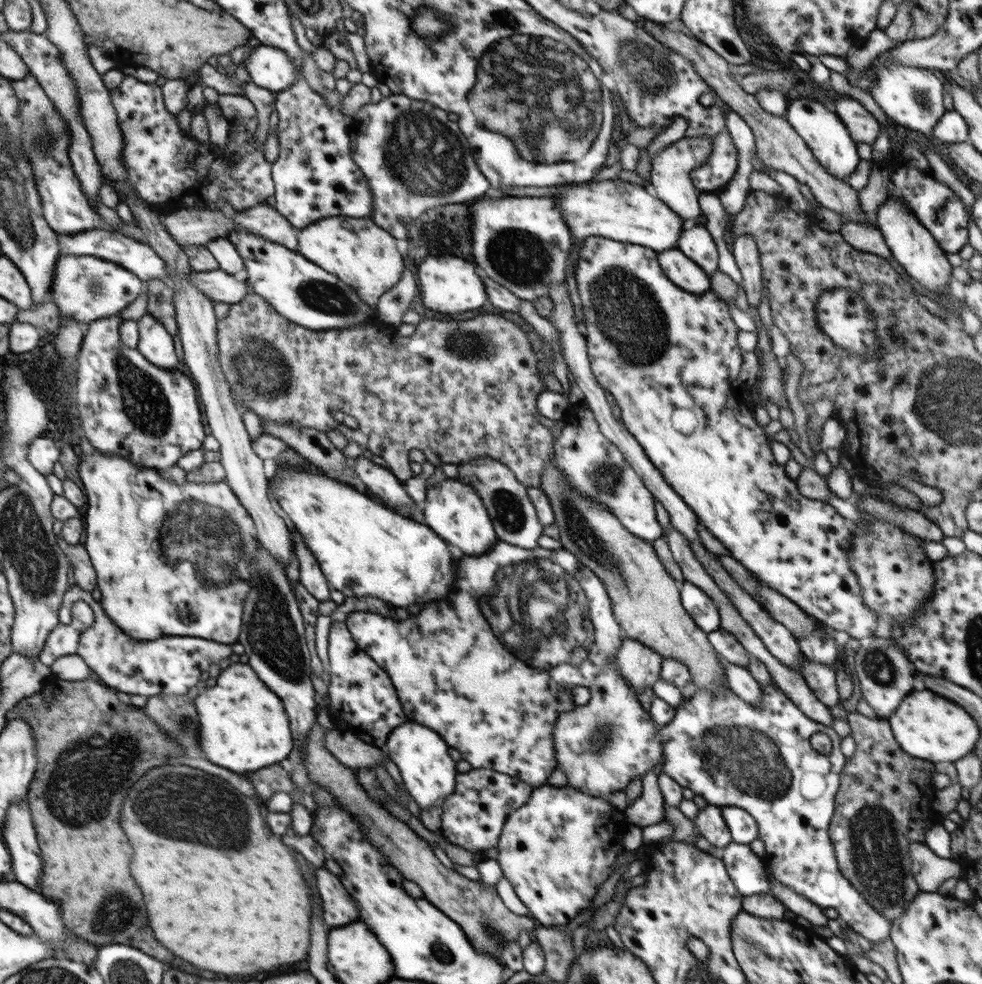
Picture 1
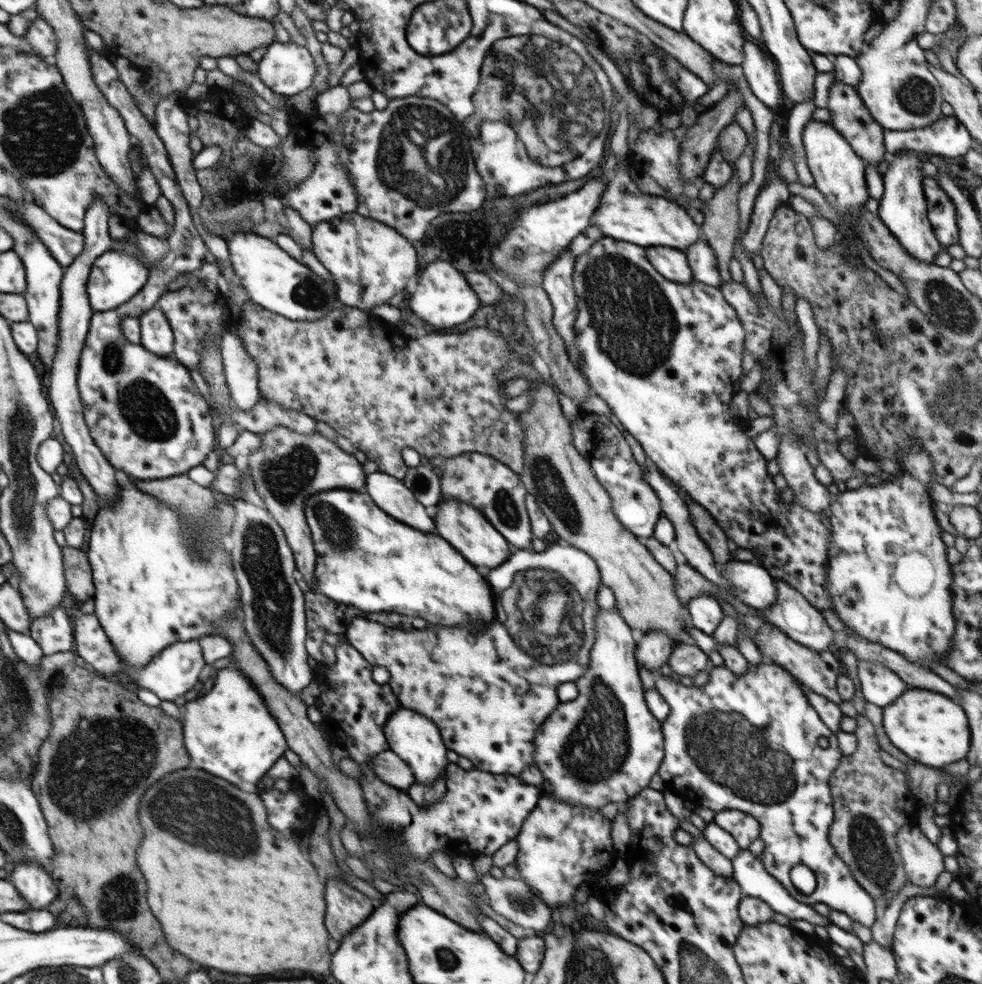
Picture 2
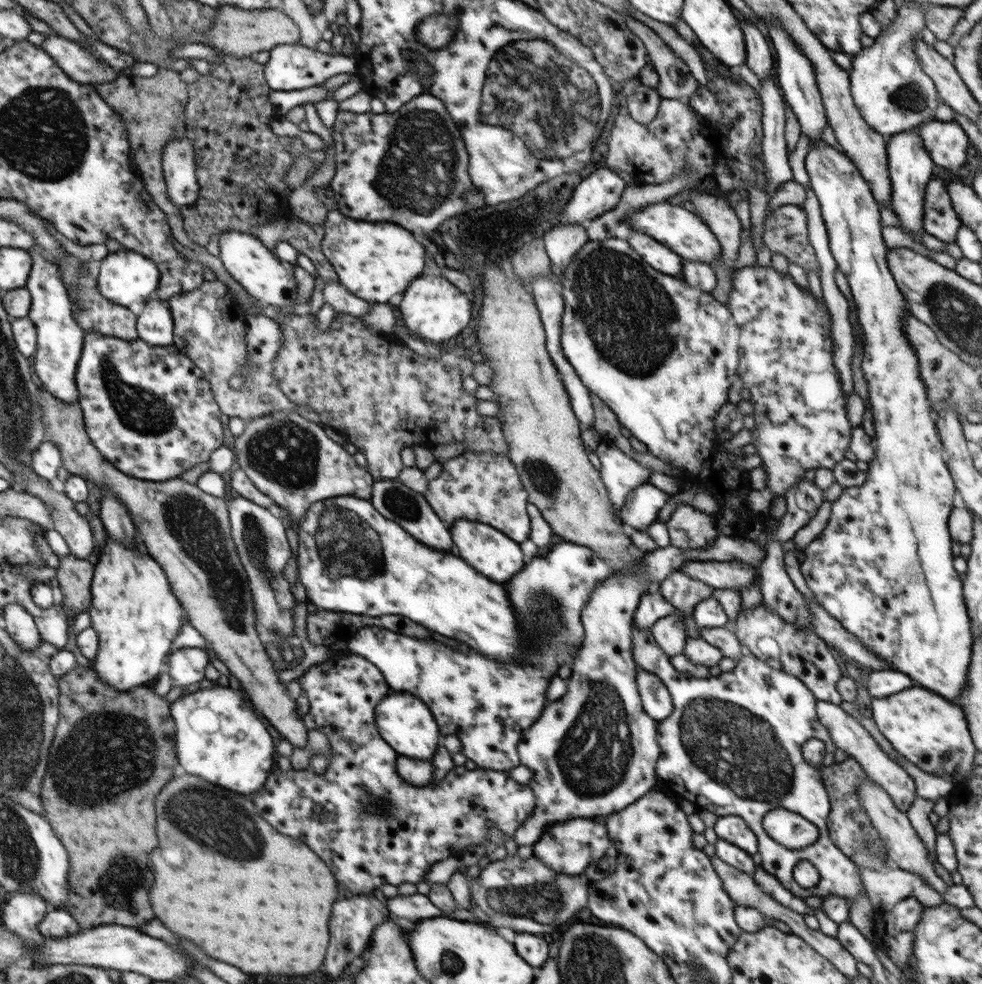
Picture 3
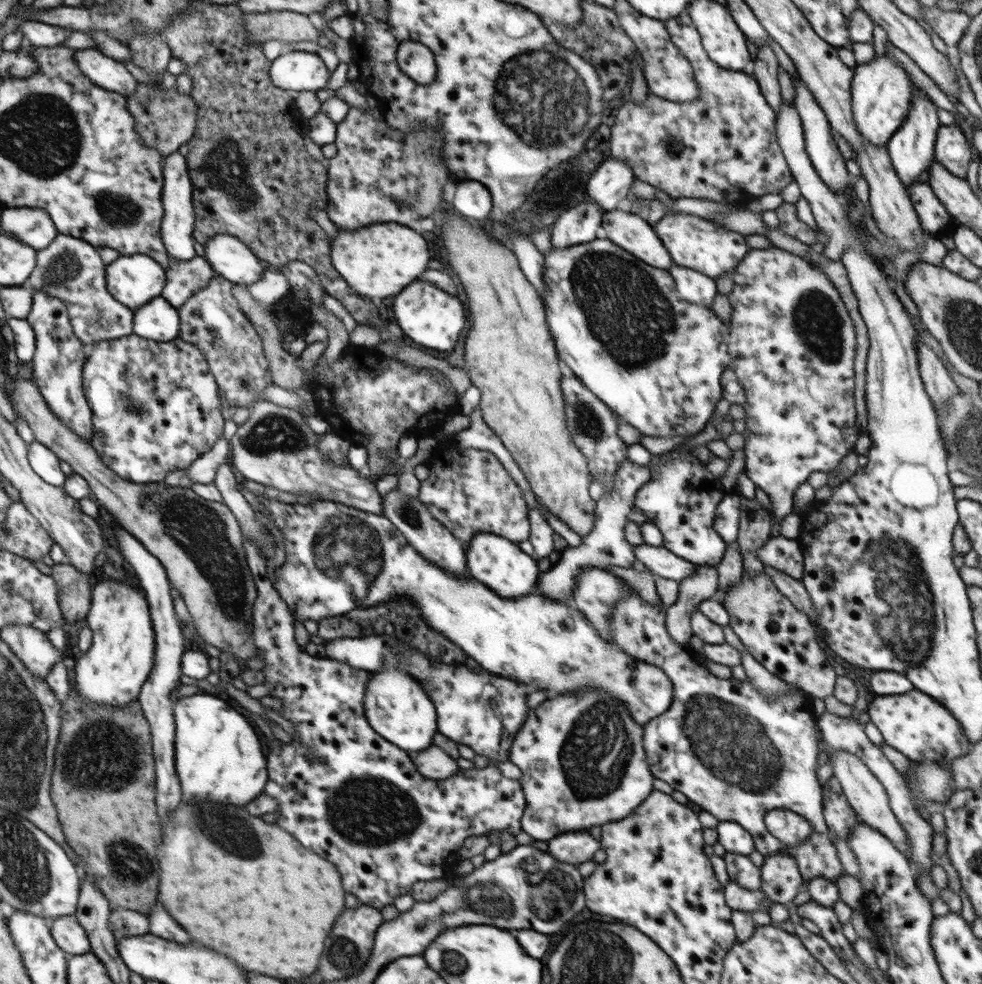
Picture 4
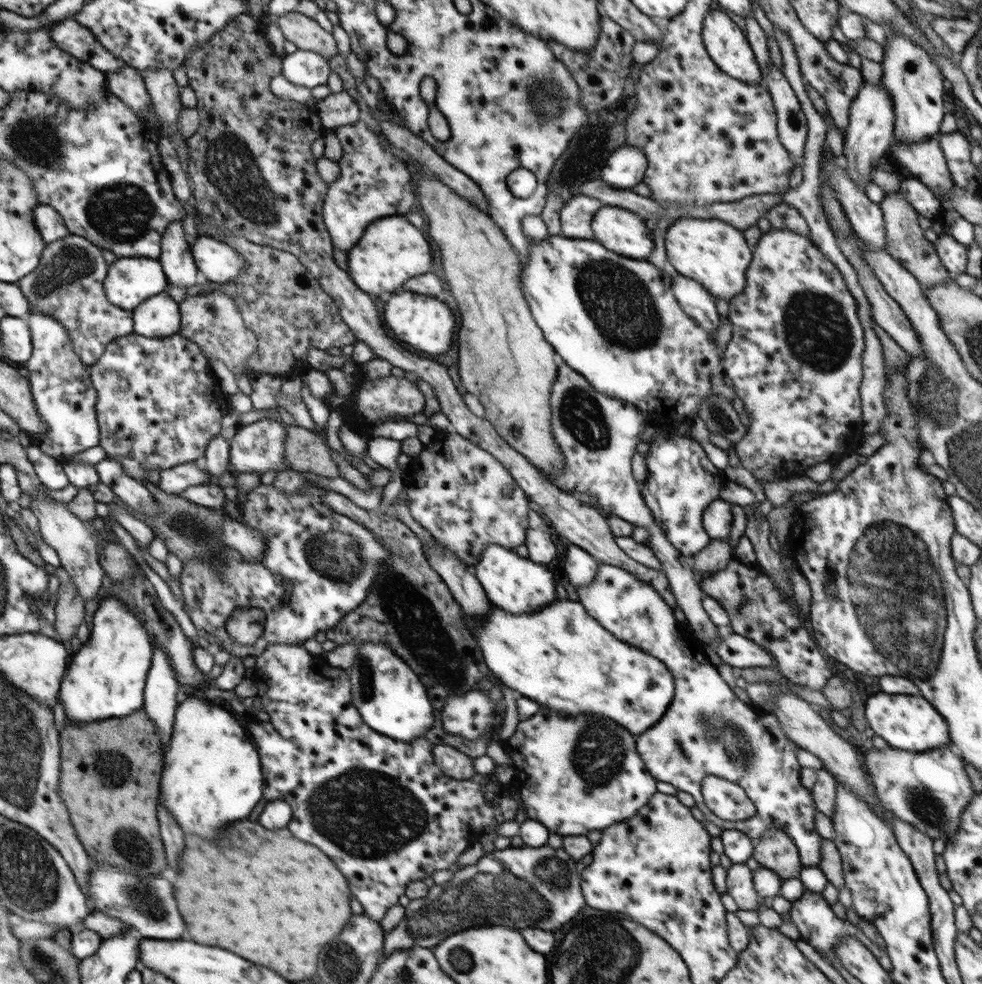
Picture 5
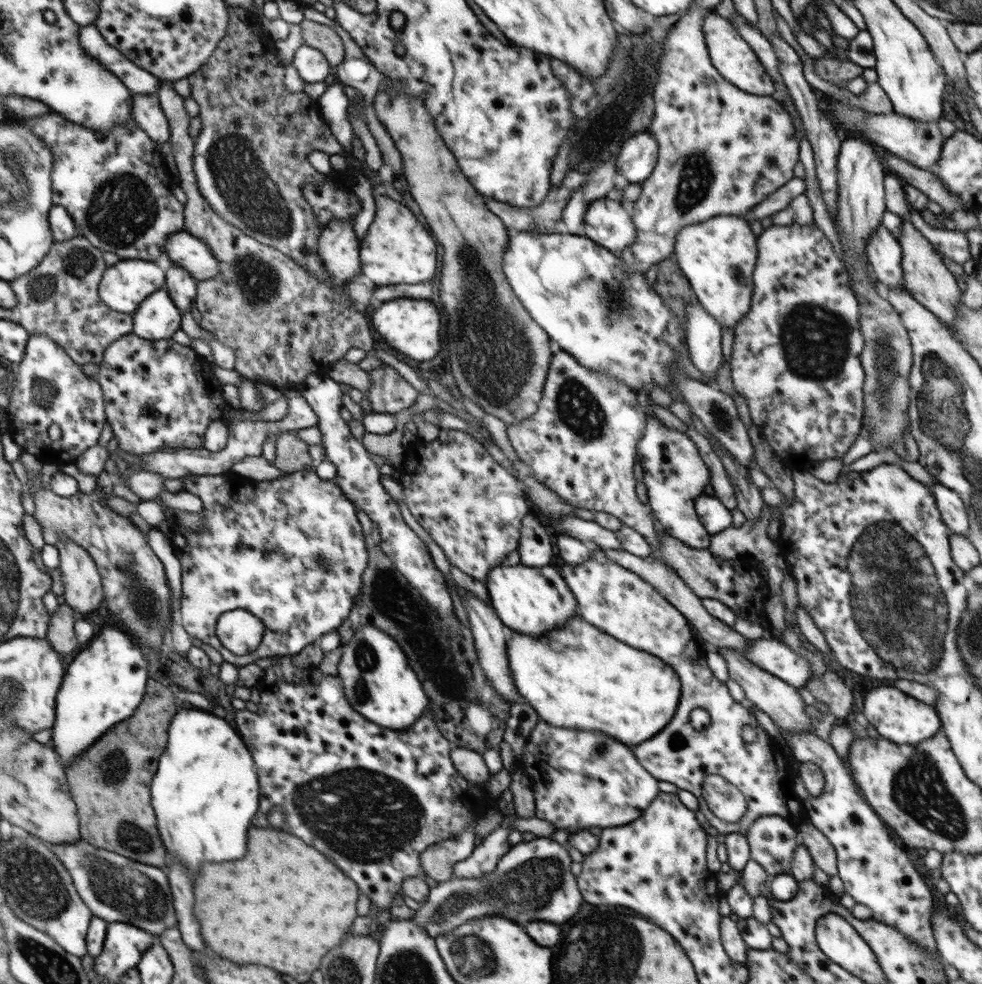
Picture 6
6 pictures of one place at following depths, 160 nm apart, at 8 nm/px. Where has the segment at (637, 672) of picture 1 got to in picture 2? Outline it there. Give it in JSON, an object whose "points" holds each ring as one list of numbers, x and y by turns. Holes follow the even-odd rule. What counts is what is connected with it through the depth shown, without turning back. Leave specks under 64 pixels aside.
{"points":[[650,631,636,644,635,660,650,672,669,662,674,647,670,635,664,631]]}

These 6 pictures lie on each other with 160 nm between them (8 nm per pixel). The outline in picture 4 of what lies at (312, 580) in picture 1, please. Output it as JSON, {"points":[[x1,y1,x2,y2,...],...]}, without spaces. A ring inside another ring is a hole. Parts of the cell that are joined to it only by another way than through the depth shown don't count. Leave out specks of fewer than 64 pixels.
{"points":[[264,399,251,404,248,419,232,436,230,462,247,480,295,495,314,495,358,510,383,514,382,499,375,481,361,476,352,466,336,466,317,447,320,434,314,433,303,415]]}

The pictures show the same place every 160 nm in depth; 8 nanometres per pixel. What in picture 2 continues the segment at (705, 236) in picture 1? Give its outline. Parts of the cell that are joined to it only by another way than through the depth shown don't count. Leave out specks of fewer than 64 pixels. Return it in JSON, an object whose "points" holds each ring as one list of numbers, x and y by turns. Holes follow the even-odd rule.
{"points":[[702,236,698,238,694,245,686,249,685,254,692,269,694,281,714,288,721,288,723,282,718,268,718,260,706,239]]}

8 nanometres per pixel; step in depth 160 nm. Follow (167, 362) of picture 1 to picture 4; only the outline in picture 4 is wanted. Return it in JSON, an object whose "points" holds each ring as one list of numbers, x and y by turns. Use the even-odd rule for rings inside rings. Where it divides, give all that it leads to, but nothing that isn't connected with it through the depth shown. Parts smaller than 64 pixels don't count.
{"points":[[158,297,151,303,134,310,133,334,155,341,170,342,179,336,180,317,164,298]]}

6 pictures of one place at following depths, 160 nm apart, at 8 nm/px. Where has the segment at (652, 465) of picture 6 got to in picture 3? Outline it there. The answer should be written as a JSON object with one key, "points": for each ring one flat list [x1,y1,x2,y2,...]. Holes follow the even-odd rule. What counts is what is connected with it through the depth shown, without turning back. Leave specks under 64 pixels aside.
{"points":[[650,483,634,488,621,508,620,520,625,526,646,531,647,526,656,521,658,511,666,506,670,497],[680,503,666,521,670,545,682,550,706,548,720,535,715,515,706,514,694,506]]}

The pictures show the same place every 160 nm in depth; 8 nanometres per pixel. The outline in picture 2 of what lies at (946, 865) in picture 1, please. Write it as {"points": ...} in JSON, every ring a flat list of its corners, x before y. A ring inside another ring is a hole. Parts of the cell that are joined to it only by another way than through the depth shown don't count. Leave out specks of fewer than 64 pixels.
{"points":[[918,826,902,828,896,833,896,844,908,882,921,887,934,887,945,870,943,855]]}

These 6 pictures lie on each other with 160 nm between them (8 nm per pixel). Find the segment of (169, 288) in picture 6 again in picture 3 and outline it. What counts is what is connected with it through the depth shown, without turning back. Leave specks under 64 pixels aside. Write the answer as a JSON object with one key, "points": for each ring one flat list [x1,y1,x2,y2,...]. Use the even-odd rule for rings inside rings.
{"points":[[185,135,168,140,162,157,168,198,179,209,198,200,200,185,191,140]]}

